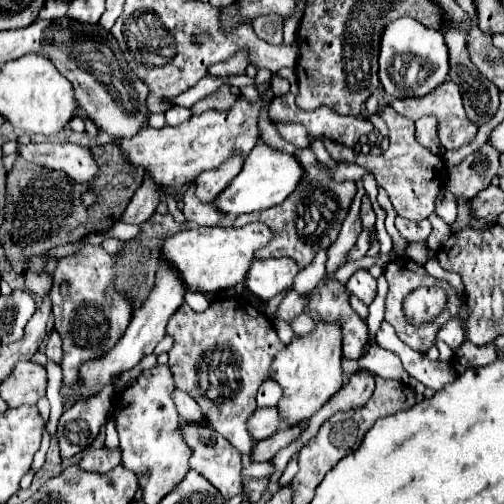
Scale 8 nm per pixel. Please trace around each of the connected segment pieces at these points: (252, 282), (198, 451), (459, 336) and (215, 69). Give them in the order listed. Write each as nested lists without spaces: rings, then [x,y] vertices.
[[[266,258],[254,260],[248,276],[246,288],[262,300],[270,300],[280,292],[288,292],[298,274],[298,264],[292,258]]]
[[[188,424],[184,426],[184,438],[186,438],[186,444],[194,450],[194,454],[190,458],[190,466],[196,472],[200,472],[206,480],[210,480],[218,488],[218,492],[224,496],[224,500],[242,494],[242,490],[244,490],[244,482],[242,482],[242,458],[240,458],[238,450],[234,450],[234,446],[226,438],[222,438],[212,428],[188,426]]]
[[[455,317],[448,321],[438,331],[436,341],[444,341],[453,351],[456,351],[464,340],[464,333],[459,318]]]
[[[238,52],[236,56],[232,56],[230,60],[226,62],[218,62],[214,66],[208,68],[208,74],[212,76],[240,76],[244,74],[248,66],[248,60],[246,60],[246,52]]]

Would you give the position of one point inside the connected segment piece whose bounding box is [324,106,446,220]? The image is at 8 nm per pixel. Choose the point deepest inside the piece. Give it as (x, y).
(412, 175)

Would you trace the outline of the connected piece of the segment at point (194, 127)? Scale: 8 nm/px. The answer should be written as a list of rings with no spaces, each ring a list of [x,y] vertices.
[[[268,88],[254,102],[240,96],[228,110],[206,110],[202,114],[194,114],[188,122],[180,126],[164,126],[160,130],[144,128],[134,138],[120,142],[120,148],[128,152],[128,160],[132,164],[144,166],[152,174],[156,184],[164,188],[174,186],[176,190],[180,190],[184,182],[194,182],[200,172],[214,170],[220,164],[224,164],[230,158],[230,154],[242,154],[244,158],[248,158],[248,154],[260,138],[260,110],[264,104],[270,104],[272,98],[272,88]]]

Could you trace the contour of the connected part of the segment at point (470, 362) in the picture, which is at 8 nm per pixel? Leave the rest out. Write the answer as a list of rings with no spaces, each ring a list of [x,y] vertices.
[[[464,342],[462,348],[454,354],[454,358],[464,366],[482,366],[482,364],[488,364],[496,358],[496,346],[474,346],[470,342]]]

